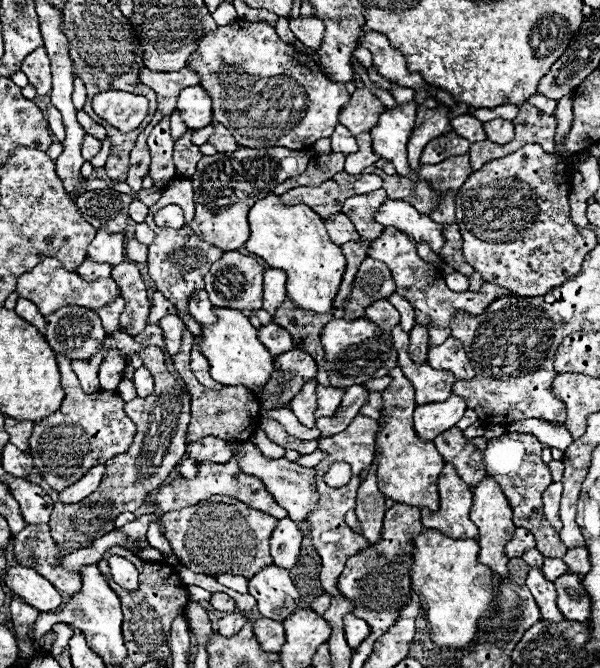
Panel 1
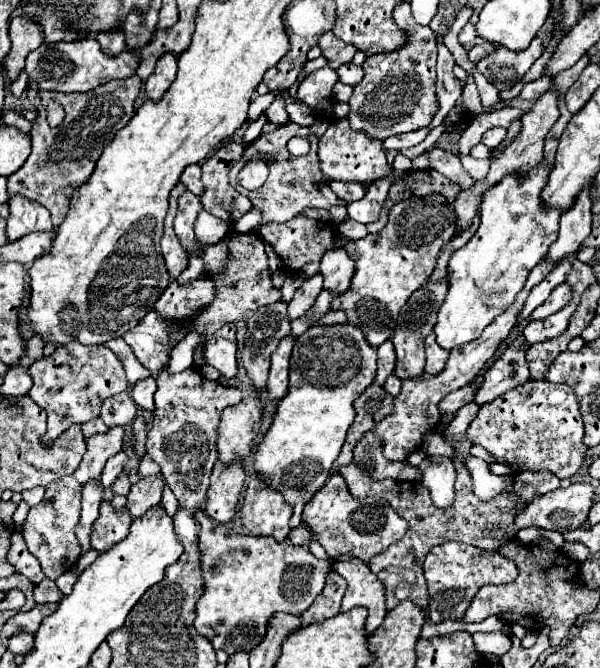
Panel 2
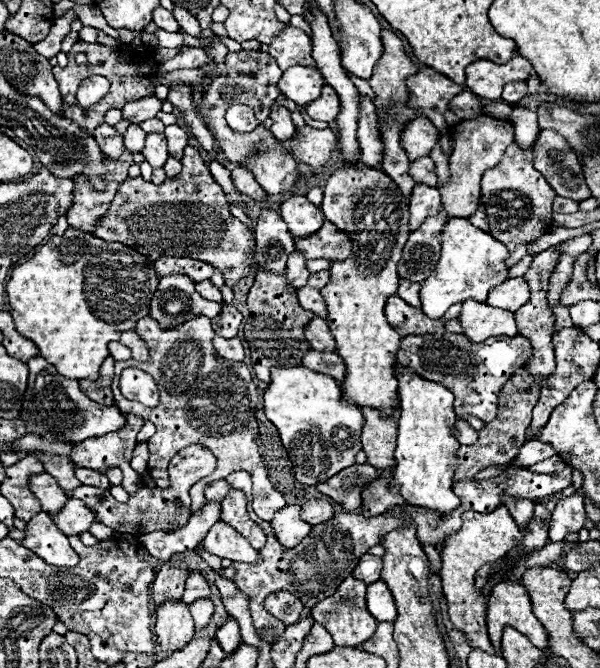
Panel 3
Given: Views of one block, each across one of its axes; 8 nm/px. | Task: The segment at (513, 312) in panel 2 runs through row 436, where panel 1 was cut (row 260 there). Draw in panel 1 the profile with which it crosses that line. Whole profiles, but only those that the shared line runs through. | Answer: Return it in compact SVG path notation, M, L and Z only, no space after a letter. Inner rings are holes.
M386 228L384 234L372 242L372 246L368 248L368 256L374 260L380 260L384 264L388 264L388 268L392 270L394 282L396 282L396 292L400 296L404 296L414 312L416 312L416 324L424 326L428 330L430 336L430 348L440 346L448 336L452 336L450 332L450 322L454 320L454 316L458 312L466 312L470 316L478 316L482 314L494 300L504 298L504 296L512 296L512 292L508 292L506 288L498 288L492 282L486 282L486 292L452 292L446 288L444 278L440 274L438 268L434 268L432 264L420 260L420 256L416 254L416 244L412 244L412 240L408 240L408 236L404 236L400 230L396 228Z

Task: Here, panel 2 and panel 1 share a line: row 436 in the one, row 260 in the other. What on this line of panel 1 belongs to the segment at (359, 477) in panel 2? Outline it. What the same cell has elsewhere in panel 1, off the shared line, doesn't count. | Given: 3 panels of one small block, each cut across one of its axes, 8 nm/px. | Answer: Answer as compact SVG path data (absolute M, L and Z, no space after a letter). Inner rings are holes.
M448 224L442 228L444 234L444 246L440 248L440 256L446 264L450 264L456 272L462 272L466 276L472 274L472 266L464 260L462 256L462 238L460 238L460 230L456 224Z

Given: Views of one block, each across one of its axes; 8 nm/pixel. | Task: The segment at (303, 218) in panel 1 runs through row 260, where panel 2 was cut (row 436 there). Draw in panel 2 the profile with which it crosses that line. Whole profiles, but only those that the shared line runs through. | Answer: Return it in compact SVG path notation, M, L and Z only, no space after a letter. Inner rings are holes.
M332 324L332 326L312 326L308 328L294 344L290 358L290 390L280 400L274 422L266 432L254 454L256 472L268 482L276 482L276 490L286 496L286 500L294 506L292 514L292 530L302 522L302 498L310 498L316 490L320 490L328 478L328 470L340 454L340 448L346 440L346 430L354 422L356 410L354 400L374 382L376 378L376 350L366 342L360 328L352 324Z

